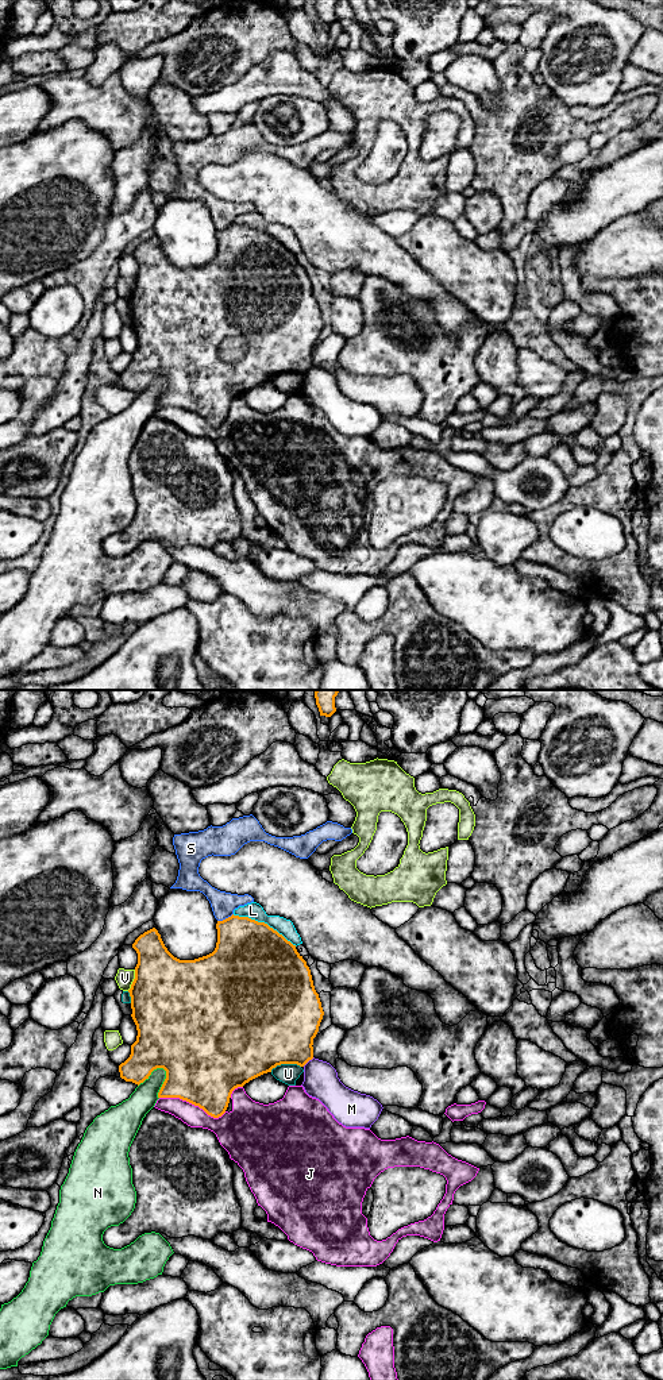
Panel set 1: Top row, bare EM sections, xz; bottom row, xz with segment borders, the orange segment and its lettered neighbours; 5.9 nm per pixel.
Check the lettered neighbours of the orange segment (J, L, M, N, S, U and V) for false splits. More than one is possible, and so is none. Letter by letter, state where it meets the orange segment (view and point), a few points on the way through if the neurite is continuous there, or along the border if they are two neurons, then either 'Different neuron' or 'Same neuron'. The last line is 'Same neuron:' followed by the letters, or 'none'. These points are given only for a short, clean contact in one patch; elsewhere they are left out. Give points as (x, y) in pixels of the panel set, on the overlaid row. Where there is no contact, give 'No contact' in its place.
J: Touches orange at xz (193, 1103). Different neuron
L: Touches orange at xz (263, 922). Different neuron
M: Touches orange at xz (308, 1060). Boundary: xz (313, 1057), (303, 1066). Different neuron
N: Touches orange at xz (151, 1071). Different neuron
S: Touches orange at xz (226, 918). Different neuron
U: Touches orange at xz (285, 1063). Different neuron
V: Touches orange at xz (134, 980). Different neuron
Same neuron: none

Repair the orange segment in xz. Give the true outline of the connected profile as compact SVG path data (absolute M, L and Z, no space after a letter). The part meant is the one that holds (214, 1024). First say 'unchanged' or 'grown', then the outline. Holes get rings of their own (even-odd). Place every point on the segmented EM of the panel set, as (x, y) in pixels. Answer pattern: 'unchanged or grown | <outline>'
unchanged | M231 915L217 921L217 943L212 953L180 960L165 947L155 928L140 934L132 948L138 953L135 979L128 990L136 1041L130 1057L119 1065L120 1078L143 1083L157 1068L166 1071L158 1098L180 1098L203 1109L213 1118L221 1117L235 1088L271 1072L281 1064L304 1067L313 1059L313 1038L324 1011L315 990L311 970L296 945L265 922Z

